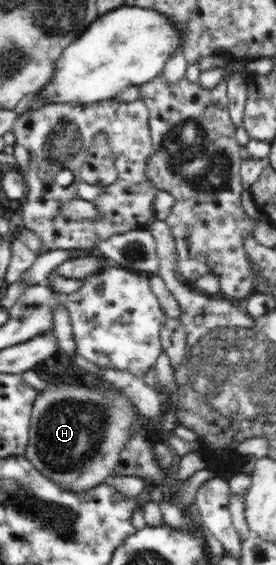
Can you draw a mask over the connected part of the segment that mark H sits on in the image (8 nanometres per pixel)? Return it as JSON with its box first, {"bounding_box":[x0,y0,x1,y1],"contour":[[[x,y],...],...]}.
{"bounding_box":[25,383,140,492],"contour":[[[56,383],[39,391],[34,399],[30,440],[25,458],[46,478],[58,483],[67,492],[86,492],[98,486],[115,473],[125,445],[133,438],[132,424],[140,418],[140,408],[130,399],[128,391],[116,384],[99,384],[91,387],[85,383]]]}

